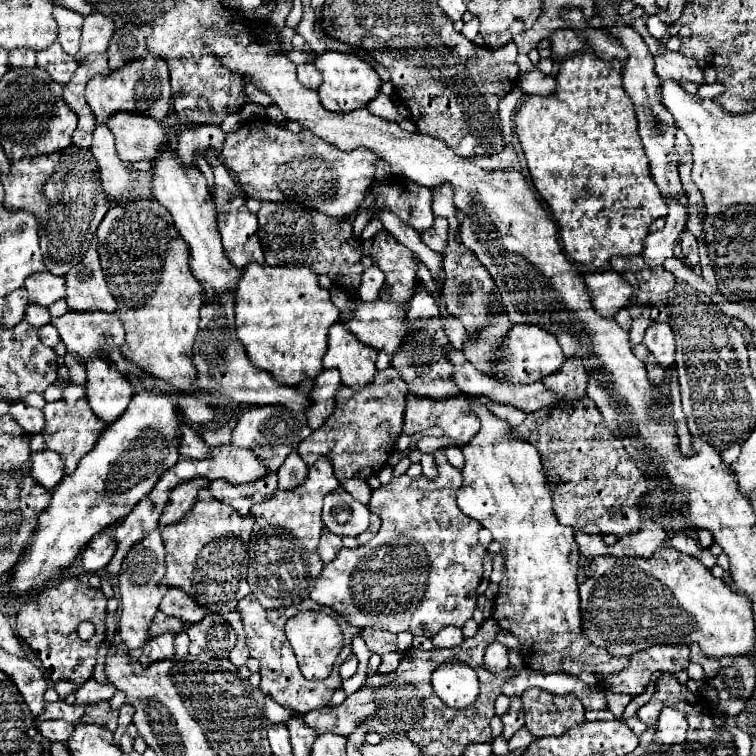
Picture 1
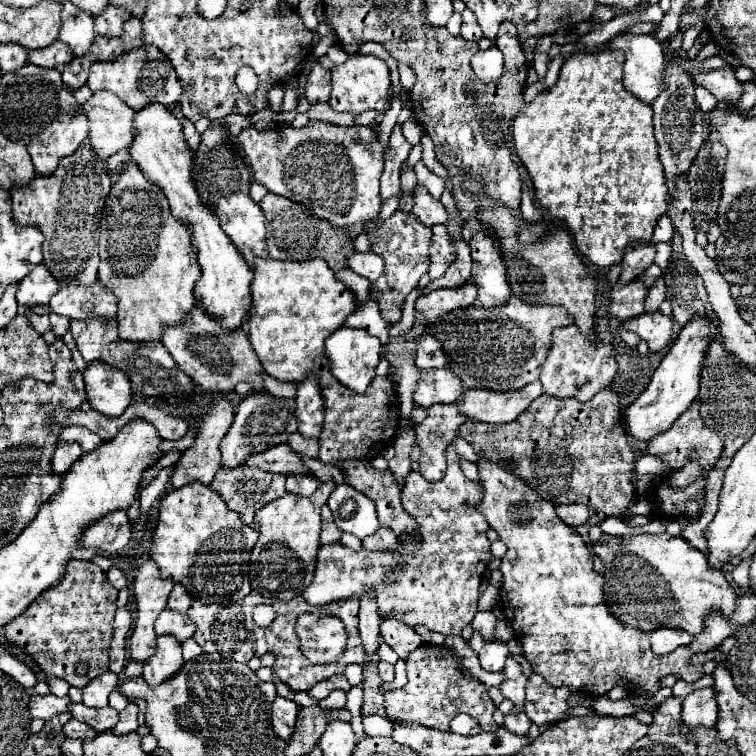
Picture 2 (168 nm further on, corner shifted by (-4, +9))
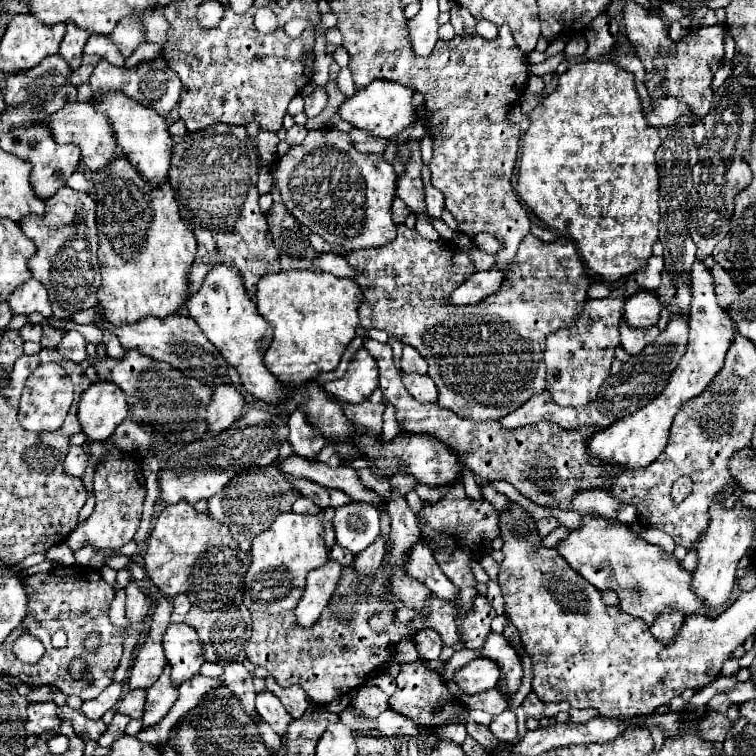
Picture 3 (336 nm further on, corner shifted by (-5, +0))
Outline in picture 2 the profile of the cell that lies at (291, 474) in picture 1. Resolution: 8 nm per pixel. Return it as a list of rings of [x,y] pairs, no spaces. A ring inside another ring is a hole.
[[[295,473],[287,475],[287,491],[297,495],[311,495],[319,483],[321,481],[313,473],[299,473],[299,477],[295,477]]]

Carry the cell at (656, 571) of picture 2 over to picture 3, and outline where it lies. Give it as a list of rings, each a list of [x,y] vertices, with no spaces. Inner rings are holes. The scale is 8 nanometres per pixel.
[[[584,514],[582,526],[578,530],[570,530],[570,534],[558,540],[554,548],[600,592],[616,592],[620,608],[636,618],[642,618],[648,626],[662,612],[680,610],[688,616],[706,610],[704,602],[690,588],[692,574],[680,568],[676,558],[664,558],[658,546],[642,540],[622,522],[608,524],[608,518],[600,514]]]

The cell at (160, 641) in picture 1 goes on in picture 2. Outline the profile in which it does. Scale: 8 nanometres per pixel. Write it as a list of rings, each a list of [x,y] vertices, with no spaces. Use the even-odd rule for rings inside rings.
[[[159,635],[155,657],[143,663],[143,677],[149,685],[159,685],[165,679],[169,679],[173,673],[177,673],[181,665],[183,665],[183,657],[181,657],[179,641],[175,641],[175,637]]]

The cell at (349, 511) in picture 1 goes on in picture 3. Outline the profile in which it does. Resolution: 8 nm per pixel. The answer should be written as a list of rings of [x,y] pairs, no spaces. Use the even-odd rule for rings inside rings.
[[[352,502],[336,508],[334,530],[336,544],[356,556],[366,550],[380,532],[378,510],[370,502]]]

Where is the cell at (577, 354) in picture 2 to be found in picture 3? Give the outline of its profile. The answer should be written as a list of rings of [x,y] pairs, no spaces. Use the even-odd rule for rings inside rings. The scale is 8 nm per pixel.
[[[624,286],[620,296],[612,294],[602,300],[586,300],[580,318],[566,328],[552,332],[546,338],[544,362],[548,368],[548,390],[560,406],[588,406],[596,398],[598,388],[610,376],[610,364],[614,360],[614,350],[620,346],[618,324],[622,320],[624,308]]]

